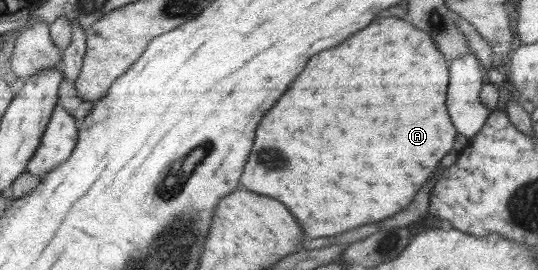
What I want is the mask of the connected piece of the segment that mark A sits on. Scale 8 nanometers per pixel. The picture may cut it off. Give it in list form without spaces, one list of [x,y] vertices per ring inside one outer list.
[[[396,16],[374,18],[366,26],[366,29],[362,29],[360,33],[354,33],[352,37],[348,37],[338,47],[316,53],[308,61],[308,65],[300,73],[300,77],[296,77],[296,81],[288,87],[288,91],[264,115],[264,119],[258,125],[254,149],[250,153],[250,159],[246,163],[246,169],[244,169],[240,183],[250,191],[258,191],[260,195],[268,195],[268,197],[274,197],[280,203],[284,203],[290,209],[290,213],[298,219],[297,224],[304,230],[305,237],[310,239],[338,235],[354,229],[354,227],[378,223],[382,219],[396,215],[398,211],[402,211],[410,205],[416,191],[428,181],[428,177],[432,173],[435,173],[435,170],[440,166],[438,161],[453,150],[452,145],[456,139],[456,129],[454,129],[454,125],[448,117],[448,111],[446,111],[448,75],[449,64],[446,65],[444,55],[436,49],[434,41],[430,39],[428,33],[416,29],[407,18],[400,19]]]

